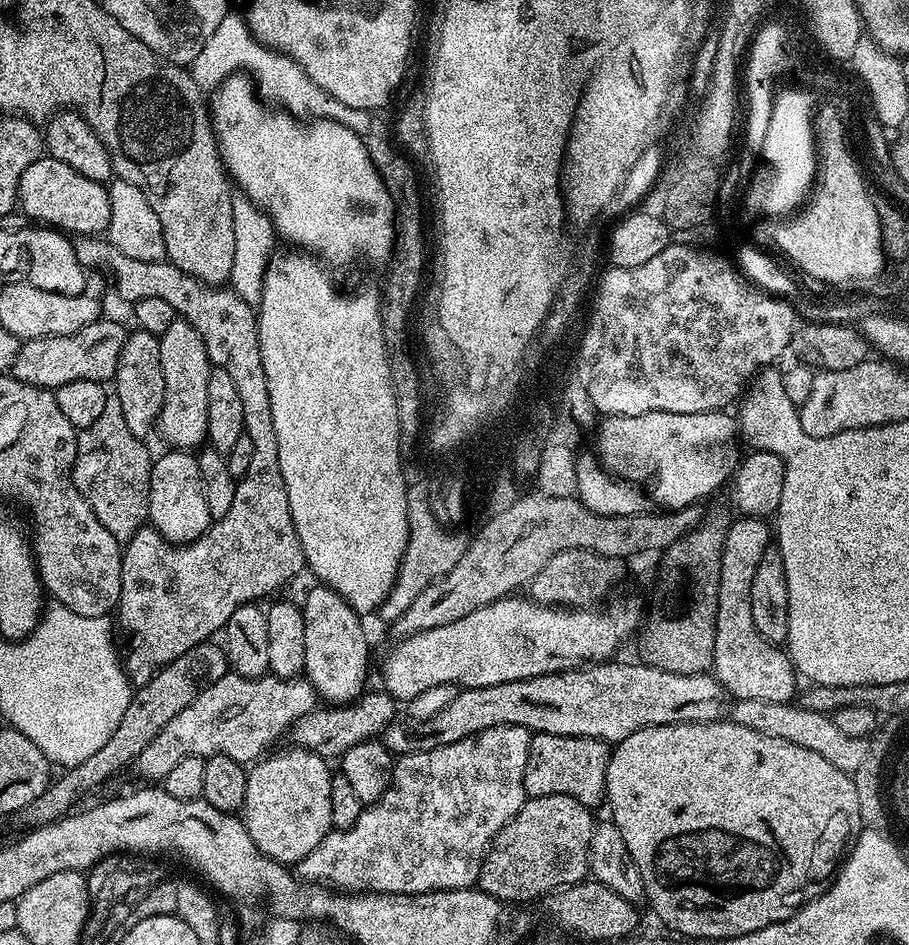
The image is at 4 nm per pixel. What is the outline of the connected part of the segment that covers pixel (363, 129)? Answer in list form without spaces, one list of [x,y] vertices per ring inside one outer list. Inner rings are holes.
[[[232,12],[229,16],[221,15],[217,19],[214,34],[205,36],[198,54],[192,60],[190,71],[194,82],[198,82],[201,89],[215,90],[237,70],[247,70],[250,73],[259,95],[265,101],[281,100],[285,104],[281,105],[297,118],[337,120],[339,124],[345,124],[350,130],[361,134],[367,134],[370,130],[370,122],[374,119],[372,112],[342,106],[342,102],[330,98],[330,94],[323,92],[294,63],[292,57],[285,56],[275,48],[267,48],[264,43],[252,35],[251,30],[248,29],[247,19],[241,13],[239,16],[238,13]],[[244,68],[249,68],[249,70]]]

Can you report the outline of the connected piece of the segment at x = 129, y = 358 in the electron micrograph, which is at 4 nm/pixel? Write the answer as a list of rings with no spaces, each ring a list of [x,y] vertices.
[[[132,330],[127,333],[122,354],[118,358],[116,375],[114,377],[114,395],[118,402],[122,402],[122,415],[126,418],[126,426],[130,426],[130,434],[141,438],[148,438],[151,432],[157,427],[164,401],[164,379],[162,378],[162,350],[158,337],[149,332]]]

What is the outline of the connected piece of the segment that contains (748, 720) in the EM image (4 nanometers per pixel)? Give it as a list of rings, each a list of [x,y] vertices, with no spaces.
[[[750,699],[736,700],[733,705],[732,710],[730,708],[728,712],[733,723],[746,726],[750,730],[757,730],[760,734],[793,742],[795,745],[805,747],[806,750],[813,750],[843,772],[854,773],[868,756],[869,739],[856,739],[842,734],[842,730],[839,730],[827,713],[811,711],[800,704],[759,702]]]

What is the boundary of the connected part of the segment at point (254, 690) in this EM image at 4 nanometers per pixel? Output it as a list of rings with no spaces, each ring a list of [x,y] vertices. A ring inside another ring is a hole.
[[[229,671],[218,682],[207,684],[182,710],[158,730],[154,742],[138,754],[134,768],[140,771],[141,781],[163,782],[170,769],[191,756],[225,756],[248,766],[261,759],[280,735],[287,733],[306,714],[316,711],[318,697],[304,678],[284,680],[281,676],[259,676],[253,680]]]

